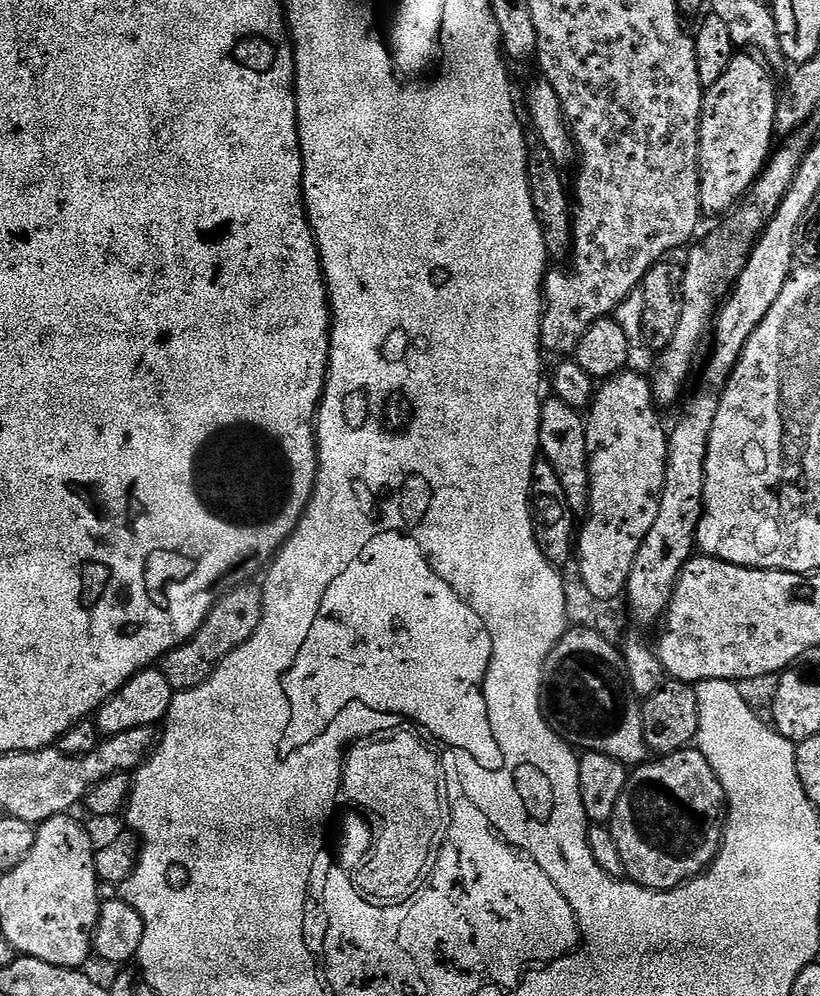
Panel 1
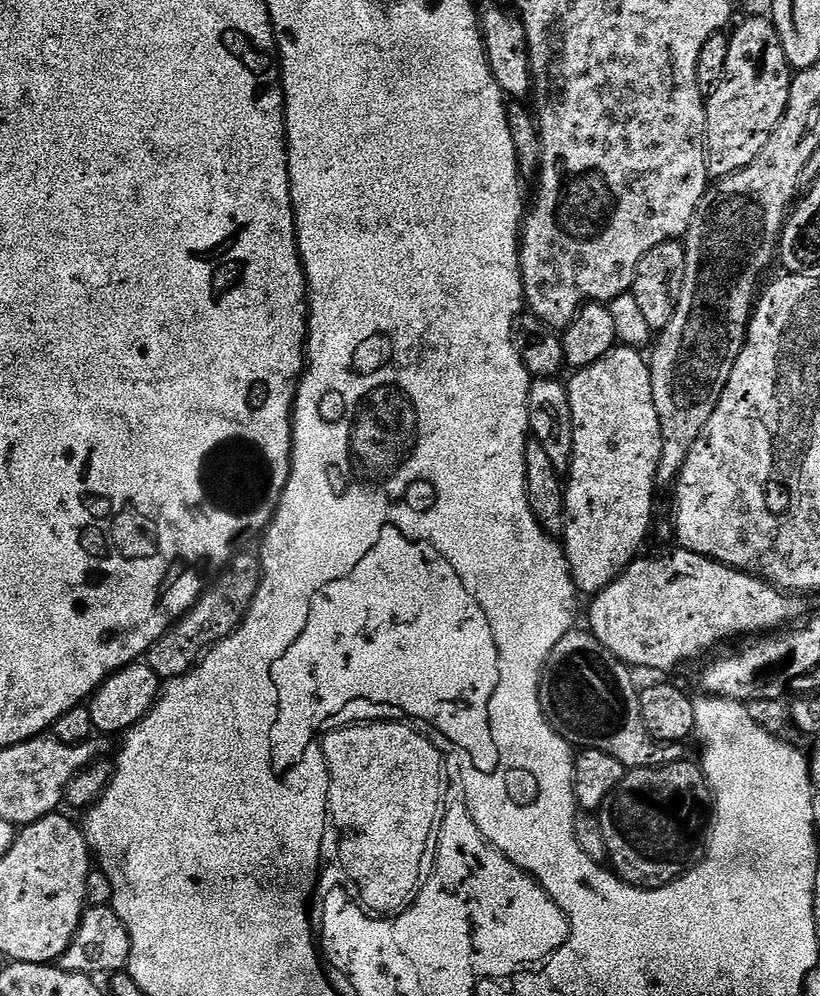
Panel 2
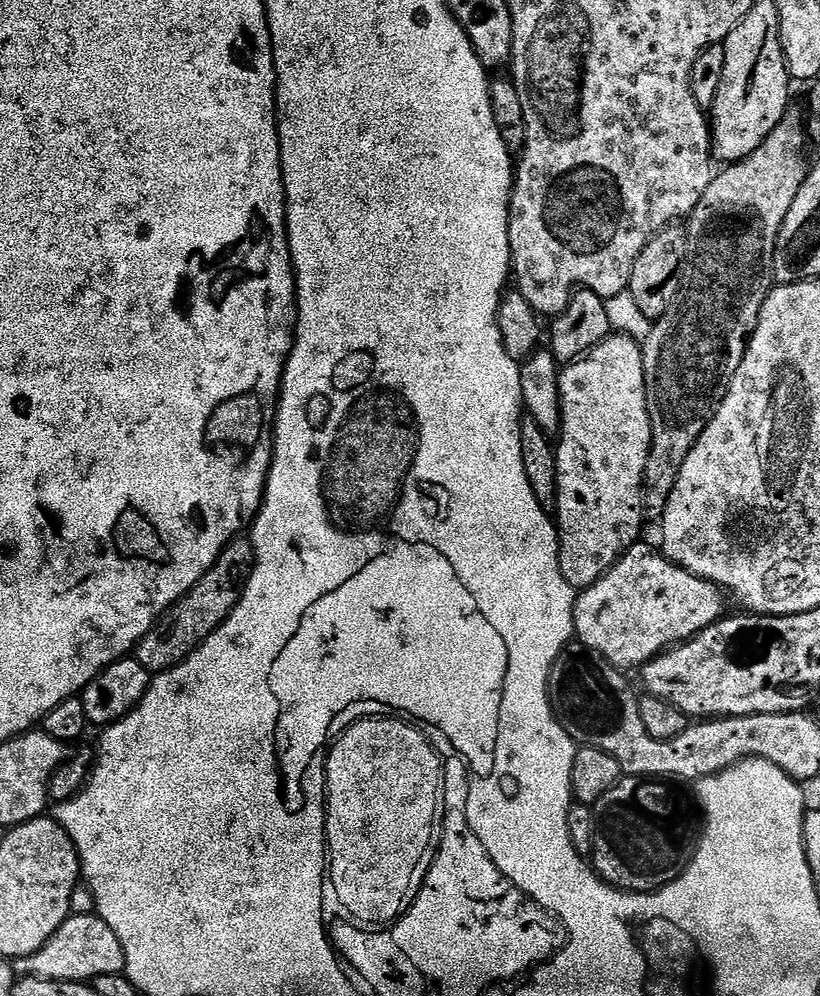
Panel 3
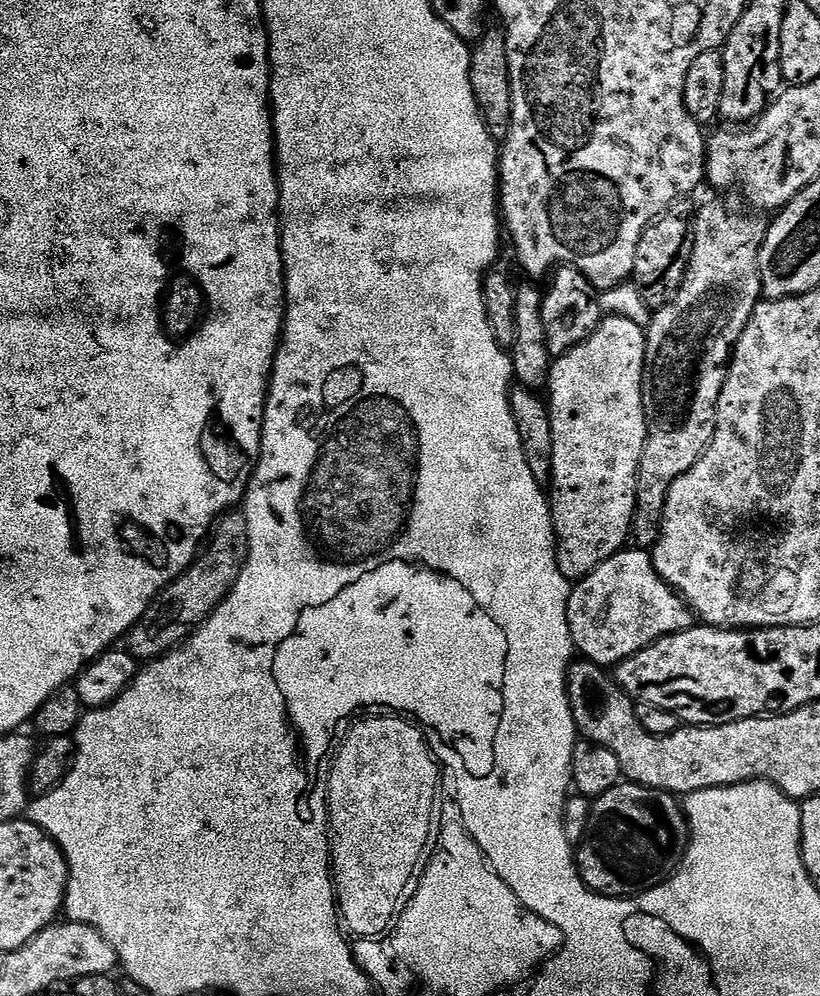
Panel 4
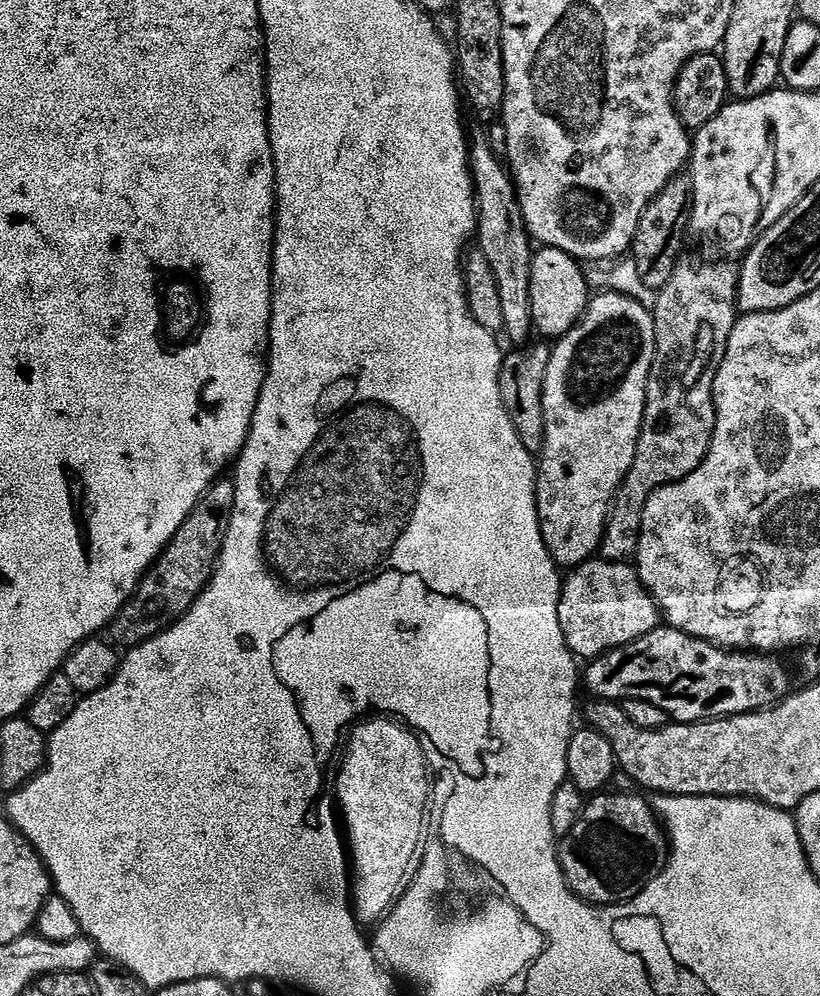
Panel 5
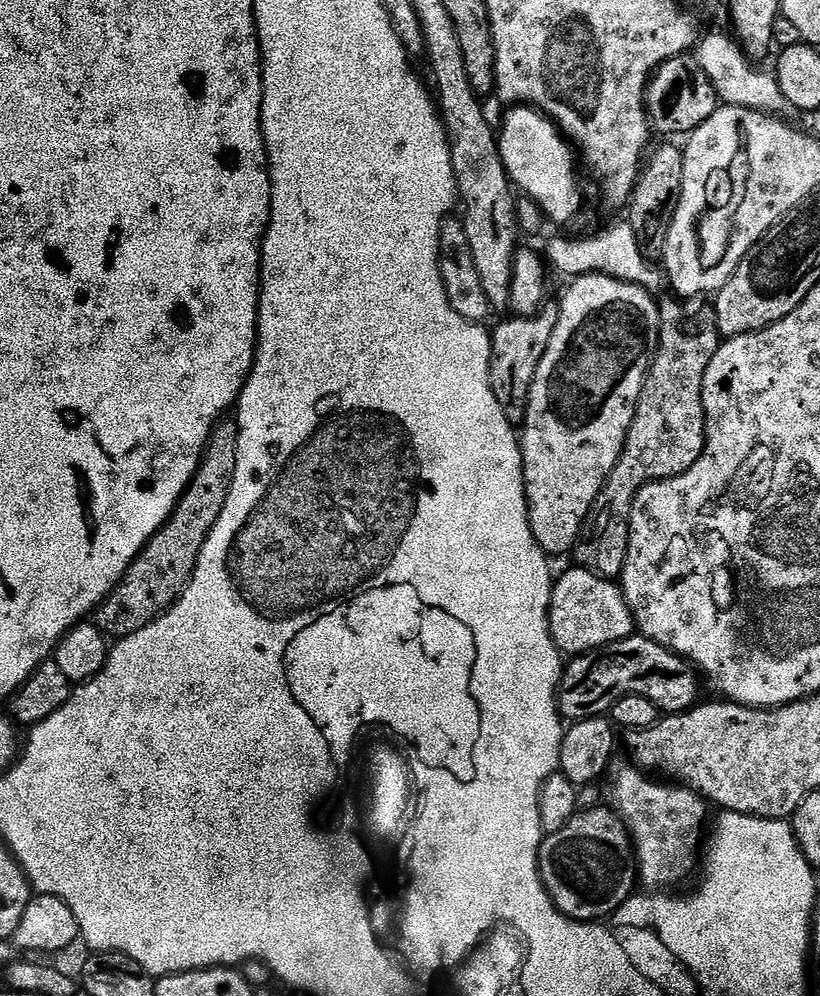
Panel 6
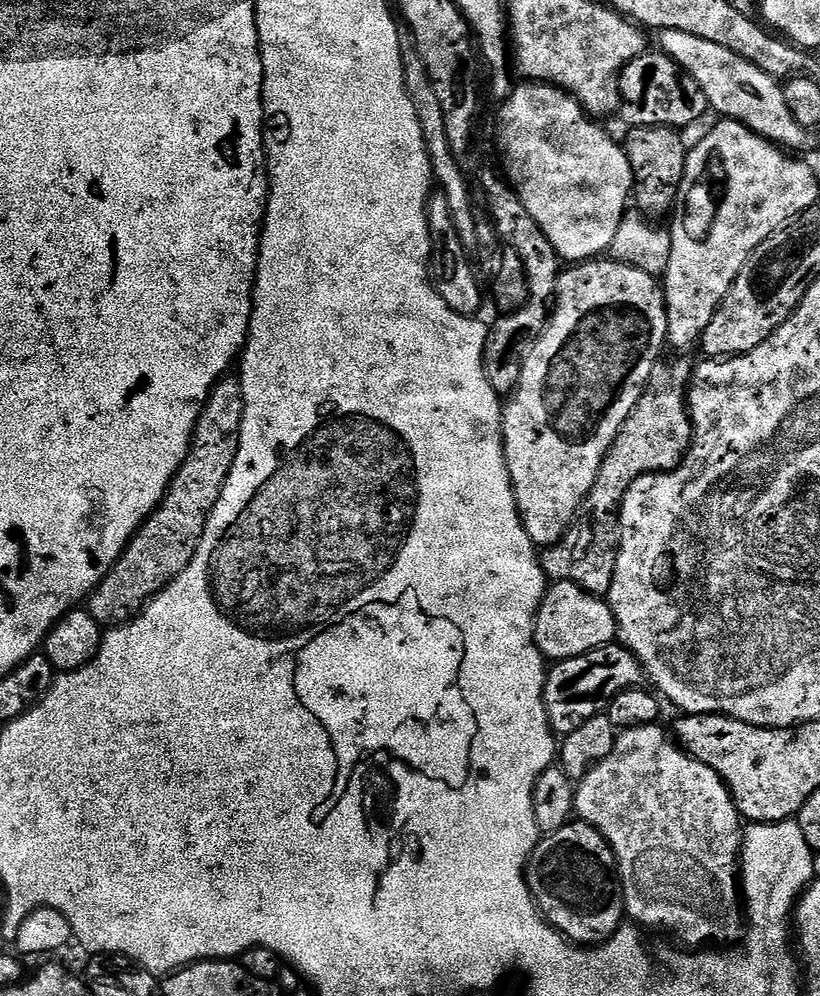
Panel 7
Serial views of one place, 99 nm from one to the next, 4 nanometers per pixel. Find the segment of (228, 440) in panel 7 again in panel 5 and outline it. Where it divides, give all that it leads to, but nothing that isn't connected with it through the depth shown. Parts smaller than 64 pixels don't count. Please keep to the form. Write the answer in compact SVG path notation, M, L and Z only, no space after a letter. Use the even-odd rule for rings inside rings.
M207 504L203 505L202 512L208 516L194 514L182 522L178 534L174 534L162 555L149 568L148 575L141 580L131 600L112 620L110 640L113 645L127 650L153 640L159 632L172 627L184 613L190 611L192 603L203 594L204 587L211 582L212 573L216 571L216 562L220 559L228 533L226 508L220 504Z

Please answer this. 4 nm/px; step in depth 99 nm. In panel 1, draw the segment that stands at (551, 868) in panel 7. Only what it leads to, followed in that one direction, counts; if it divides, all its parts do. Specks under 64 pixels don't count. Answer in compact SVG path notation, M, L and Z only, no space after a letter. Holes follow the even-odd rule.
M689 746L681 752L669 752L654 760L631 769L626 786L618 798L618 806L614 806L610 827L614 842L618 842L618 854L622 854L624 876L642 888L669 892L707 873L708 867L720 853L726 801L710 762L706 762L699 748Z

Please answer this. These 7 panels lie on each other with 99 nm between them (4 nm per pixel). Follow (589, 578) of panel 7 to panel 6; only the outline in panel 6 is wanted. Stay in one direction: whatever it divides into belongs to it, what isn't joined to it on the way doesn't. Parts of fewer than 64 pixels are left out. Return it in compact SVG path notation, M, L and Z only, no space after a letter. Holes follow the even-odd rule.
M671 299L660 304L660 347L657 348L656 356L652 359L652 368L648 371L648 379L644 382L644 392L636 404L636 417L628 431L620 461L608 475L608 481L592 508L590 517L592 537L588 537L588 534L581 535L574 549L575 563L581 568L589 568L595 576L602 576L605 580L615 581L624 573L636 495L648 484L667 482L675 476L684 476L686 470L690 470L700 461L700 456L706 451L708 443L708 418L706 405L702 402L702 390L708 378L710 358L714 358L716 351L721 348L722 337L716 328L716 317L711 311L684 316L685 305L679 299Z

